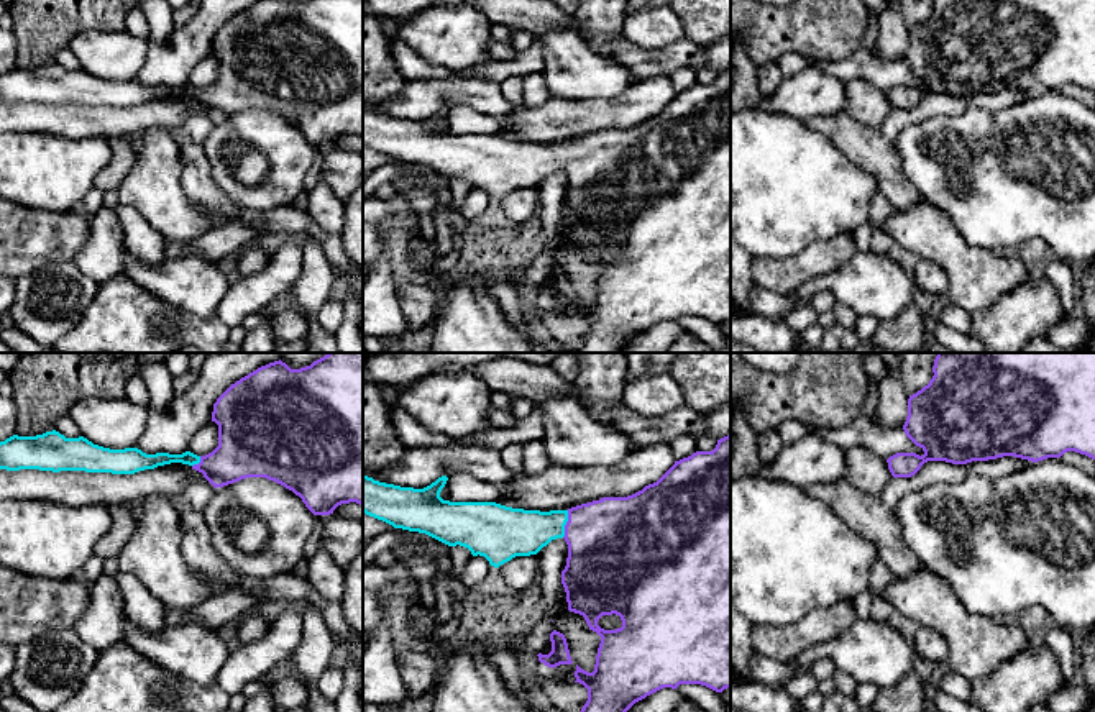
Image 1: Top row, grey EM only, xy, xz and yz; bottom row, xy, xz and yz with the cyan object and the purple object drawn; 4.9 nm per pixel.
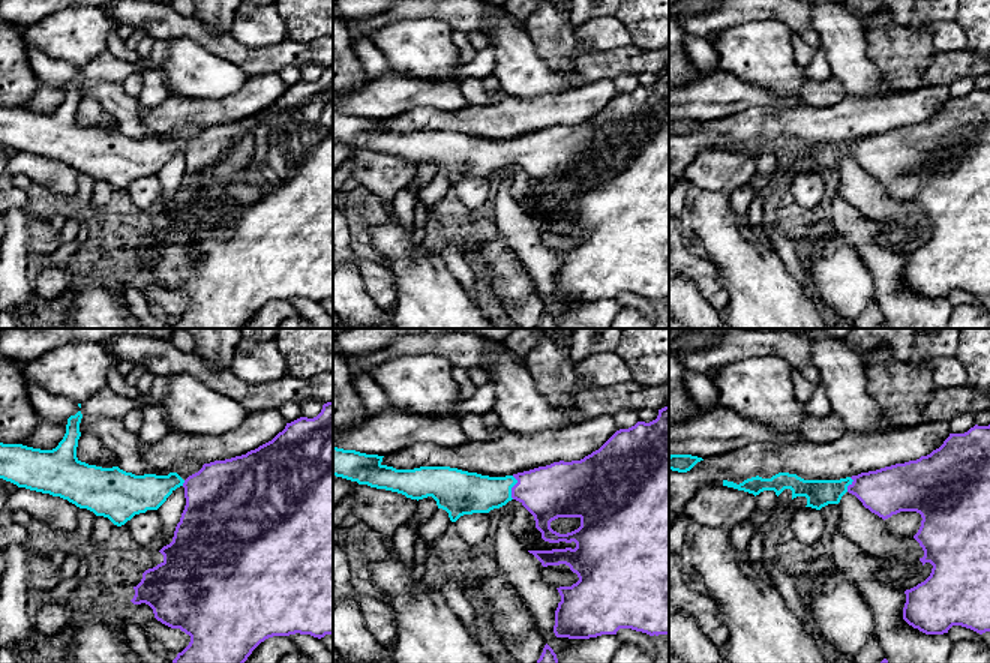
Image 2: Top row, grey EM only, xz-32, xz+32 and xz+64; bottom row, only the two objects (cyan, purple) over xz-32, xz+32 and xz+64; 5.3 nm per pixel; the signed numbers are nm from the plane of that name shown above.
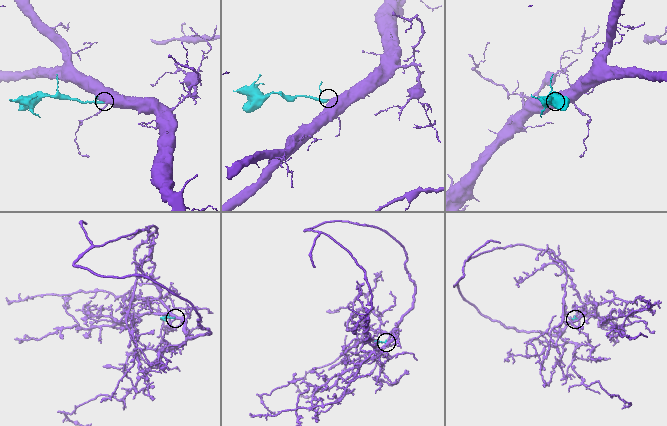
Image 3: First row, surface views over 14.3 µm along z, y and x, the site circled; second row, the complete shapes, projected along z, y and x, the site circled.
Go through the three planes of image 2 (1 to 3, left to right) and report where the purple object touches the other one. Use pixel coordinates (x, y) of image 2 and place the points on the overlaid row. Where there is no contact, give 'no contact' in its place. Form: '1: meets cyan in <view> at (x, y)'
1: meets cyan in xz-32 at (183, 482)
2: meets cyan in xz+32 at (512, 486)
3: meets cyan in xz+64 at (849, 483)

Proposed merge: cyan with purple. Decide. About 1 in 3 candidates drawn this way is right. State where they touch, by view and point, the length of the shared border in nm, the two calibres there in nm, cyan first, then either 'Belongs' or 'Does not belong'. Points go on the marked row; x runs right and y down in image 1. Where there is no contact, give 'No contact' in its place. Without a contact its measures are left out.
Touches cyan at xz (565, 524). Shared border 140 nm. Thickness 240 nm (cyan) against 440 nm. Belongs

